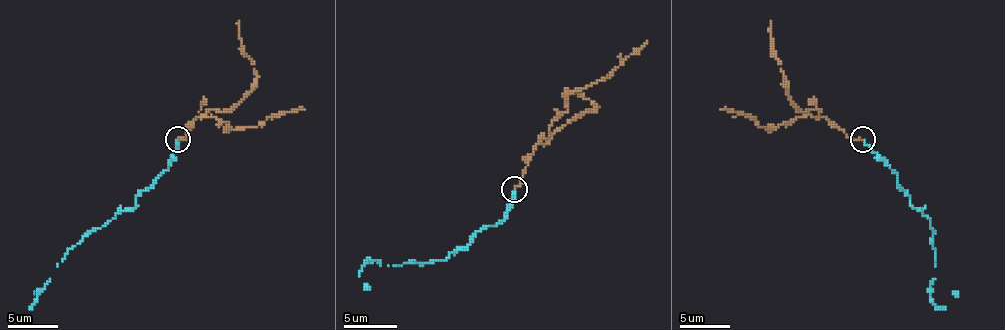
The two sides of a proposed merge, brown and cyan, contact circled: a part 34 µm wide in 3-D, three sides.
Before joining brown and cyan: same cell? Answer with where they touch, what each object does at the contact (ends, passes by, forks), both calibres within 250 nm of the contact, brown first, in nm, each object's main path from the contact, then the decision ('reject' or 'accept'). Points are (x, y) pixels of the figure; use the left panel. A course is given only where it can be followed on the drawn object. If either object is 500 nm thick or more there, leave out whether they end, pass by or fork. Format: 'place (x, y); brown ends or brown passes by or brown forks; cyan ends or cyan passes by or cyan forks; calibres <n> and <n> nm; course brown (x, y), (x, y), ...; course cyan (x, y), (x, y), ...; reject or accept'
place (178, 139); brown ends; cyan ends; calibres 200 and 200 nm; course brown (178, 140), (186, 137), (198, 117), (211, 114), (229, 122), (231, 130), (262, 124), (277, 114), (305, 109); course cyan (176, 140), (171, 165), (135, 198), (135, 208), (120, 210), (67, 251), (39, 291); accept

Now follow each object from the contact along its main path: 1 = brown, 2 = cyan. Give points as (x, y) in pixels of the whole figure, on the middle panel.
1: (515, 189), (536, 146), (549, 136), (552, 123), (568, 109), (570, 94), (602, 80), (647, 41)
2: (512, 191), (507, 215), (454, 249), (443, 260), (398, 265), (367, 260), (359, 276), (369, 289)

